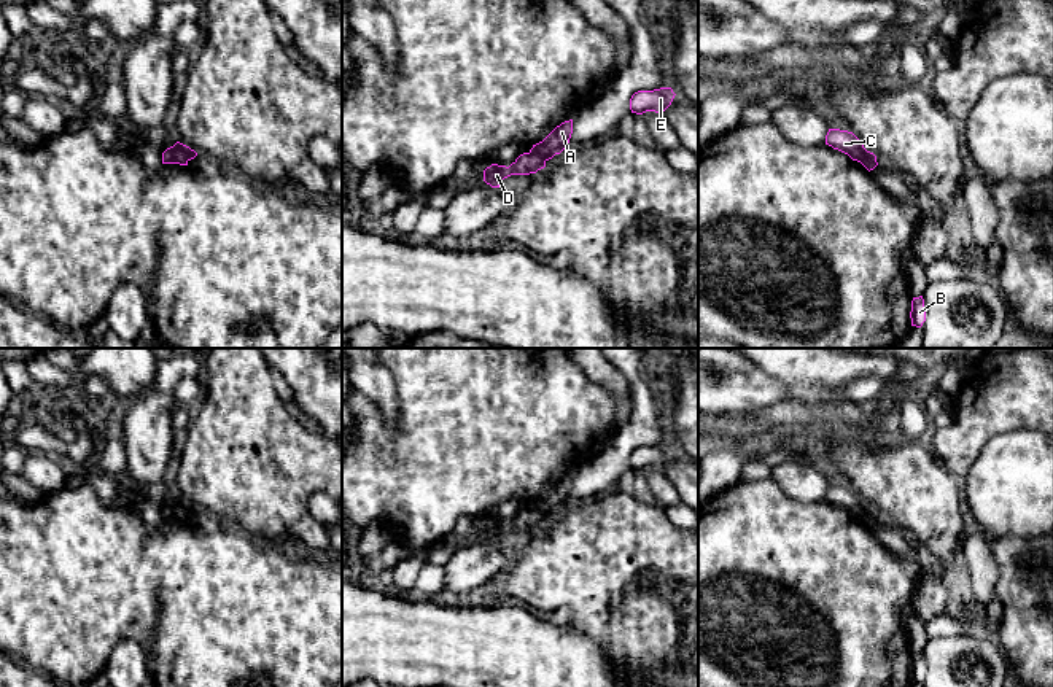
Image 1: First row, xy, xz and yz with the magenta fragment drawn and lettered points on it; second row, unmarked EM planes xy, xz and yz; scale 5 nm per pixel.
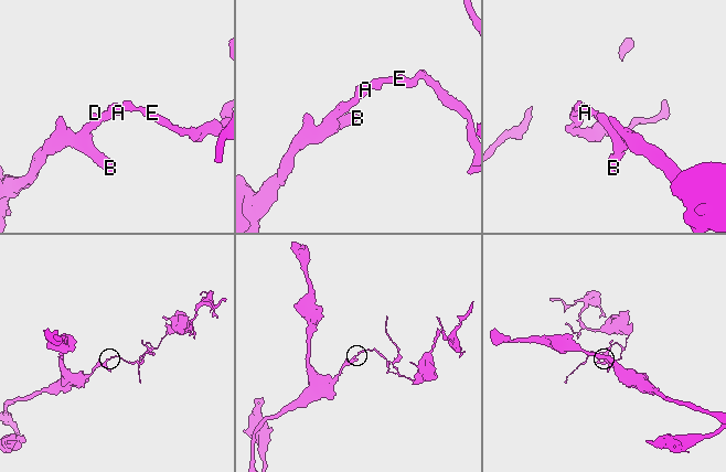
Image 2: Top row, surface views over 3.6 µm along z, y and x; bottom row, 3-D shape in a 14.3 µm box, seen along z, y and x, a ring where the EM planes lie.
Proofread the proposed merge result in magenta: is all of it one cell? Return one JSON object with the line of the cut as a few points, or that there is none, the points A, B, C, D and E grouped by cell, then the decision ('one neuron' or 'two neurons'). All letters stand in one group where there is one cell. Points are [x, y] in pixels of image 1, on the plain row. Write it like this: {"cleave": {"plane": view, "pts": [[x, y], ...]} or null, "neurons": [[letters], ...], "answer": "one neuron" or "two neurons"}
{"cleave": {"plane": "xy", "pts": [[170, 503], [188, 516]]}, "neurons": [["A", "C", "E"], ["B", "D"]], "answer": "two neurons"}

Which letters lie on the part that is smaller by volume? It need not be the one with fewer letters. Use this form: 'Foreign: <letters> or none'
Foreign: A, C, E

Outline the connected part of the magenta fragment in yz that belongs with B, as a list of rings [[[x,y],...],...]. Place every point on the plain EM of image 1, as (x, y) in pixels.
[[[923,652],[913,654],[910,674],[911,674],[911,682],[916,684],[921,684],[923,679],[926,677],[926,663]]]

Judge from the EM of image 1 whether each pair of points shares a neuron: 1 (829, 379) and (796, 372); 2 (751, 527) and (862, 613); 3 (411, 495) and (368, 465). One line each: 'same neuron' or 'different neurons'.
1: same neuron
2: same neuron
3: same neuron

